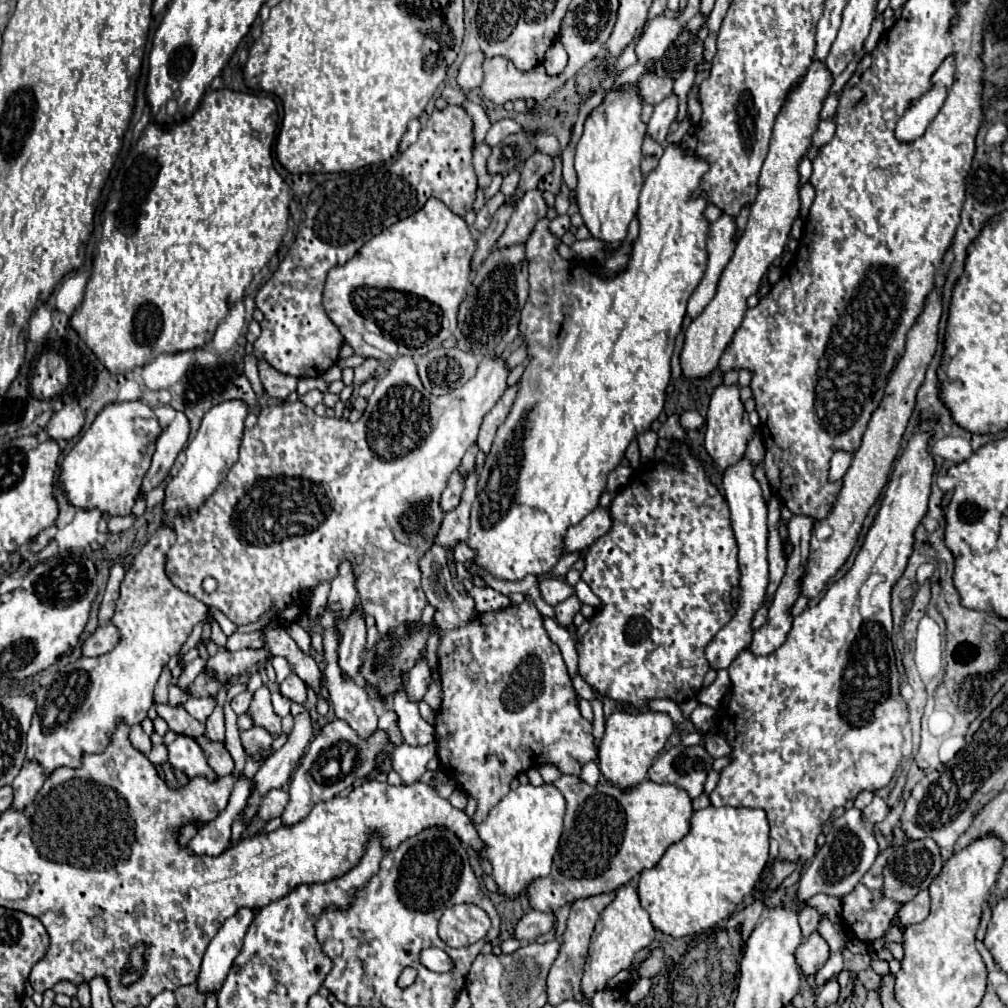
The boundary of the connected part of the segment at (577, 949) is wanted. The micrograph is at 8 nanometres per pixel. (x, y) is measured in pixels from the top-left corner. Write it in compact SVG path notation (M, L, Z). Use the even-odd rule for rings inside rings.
M614 892L598 894L594 898L580 898L578 902L572 902L570 916L568 916L568 926L566 926L566 932L562 936L562 948L560 948L560 954L554 960L554 964L550 968L550 974L548 974L548 1002L552 1006L558 1006L564 1000L572 1000L580 994L580 978L582 978L582 968L584 968L586 954L588 954L590 936L594 932L594 924L598 920L598 916L602 914L602 910L612 900L614 900Z

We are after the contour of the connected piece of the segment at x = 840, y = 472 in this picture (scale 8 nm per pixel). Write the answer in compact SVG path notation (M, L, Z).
M836 452L834 458L832 458L832 464L830 464L830 480L842 478L846 474L850 462L852 462L852 454L848 454L848 452Z

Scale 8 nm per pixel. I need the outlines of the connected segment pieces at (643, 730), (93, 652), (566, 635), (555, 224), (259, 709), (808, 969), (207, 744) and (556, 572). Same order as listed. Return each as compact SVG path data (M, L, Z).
M618 710L606 718L606 730L598 746L598 766L606 780L626 790L648 778L648 770L674 732L674 722L664 712L654 710Z
M114 624L100 626L82 646L84 656L100 656L110 652L118 644L118 628Z
M542 616L542 622L544 622L546 632L550 634L550 638L552 638L552 640L558 644L558 648L562 650L562 656L564 656L564 662L566 662L566 666L568 666L570 676L574 676L574 674L576 674L578 652L576 652L576 642L574 642L572 634L570 634L566 628L558 626L558 624L554 622L554 618L550 618L550 616Z
M564 214L564 216L556 216L552 222L550 222L550 232L558 238L562 238L564 232L570 230L570 216Z
M262 684L262 688L258 688L252 696L252 702L250 702L250 708L246 710L246 714L252 718L254 726L262 726L272 738L280 736L282 734L282 728L280 728L280 718L276 716L274 708L272 708L272 702L270 702L270 690L266 684Z
M818 932L804 938L804 942L796 950L796 962L804 976L814 976L826 964L828 956L830 956L828 944Z
M196 736L196 742L202 746L202 750L206 750L210 768L218 774L218 778L232 772L234 762L232 762L230 752L226 750L226 746L222 742L212 742L208 736Z
M574 552L574 554L564 554L560 560L558 560L558 566L554 566L554 570L550 570L550 576L564 576L568 570L570 570L570 566L578 560L578 552Z

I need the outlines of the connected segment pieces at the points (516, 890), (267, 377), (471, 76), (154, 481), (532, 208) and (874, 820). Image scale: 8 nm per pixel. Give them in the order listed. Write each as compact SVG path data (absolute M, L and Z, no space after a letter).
M520 784L490 810L482 824L478 824L478 834L486 844L486 858L494 868L494 880L504 896L520 894L530 880L550 874L552 856L558 850L562 834L564 810L566 800L554 784Z
M258 360L258 370L260 370L260 380L264 384L264 390L270 398L276 400L284 400L290 392L296 390L298 378L292 378L288 374L282 374L278 370L274 370L272 366L268 366L266 362Z
M472 52L464 58L464 62L458 70L458 76L456 76L456 82L464 92L470 92L482 84L482 78L484 78L482 60L484 60L482 52Z
M178 412L174 422L160 434L160 438L156 442L156 452L152 456L150 470L146 472L146 478L142 482L142 494L140 496L146 496L152 488L156 488L164 482L164 478L168 476L176 456L184 448L188 434L190 434L188 418L182 412Z
M538 188L528 190L522 200L516 204L516 210L504 230L504 234L498 238L496 246L506 248L514 244L524 244L528 236L534 230L534 224L546 216L546 202L542 198L542 192Z
M874 796L874 800L862 810L862 820L864 820L868 826L874 826L874 824L878 824L878 822L882 822L882 820L886 818L888 810L890 810L890 808L886 806L886 802L884 802L882 798Z

